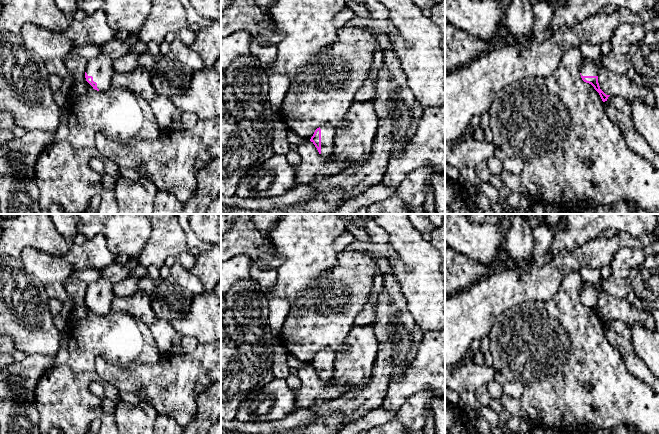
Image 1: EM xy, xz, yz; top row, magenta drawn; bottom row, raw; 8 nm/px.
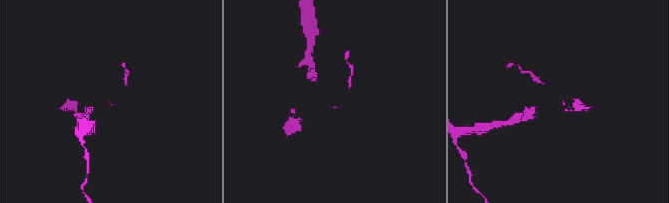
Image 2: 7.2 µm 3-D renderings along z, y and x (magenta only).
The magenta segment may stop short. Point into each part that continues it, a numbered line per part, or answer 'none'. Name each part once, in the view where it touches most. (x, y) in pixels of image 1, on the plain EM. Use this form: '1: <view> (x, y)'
1: xz (328, 356)

